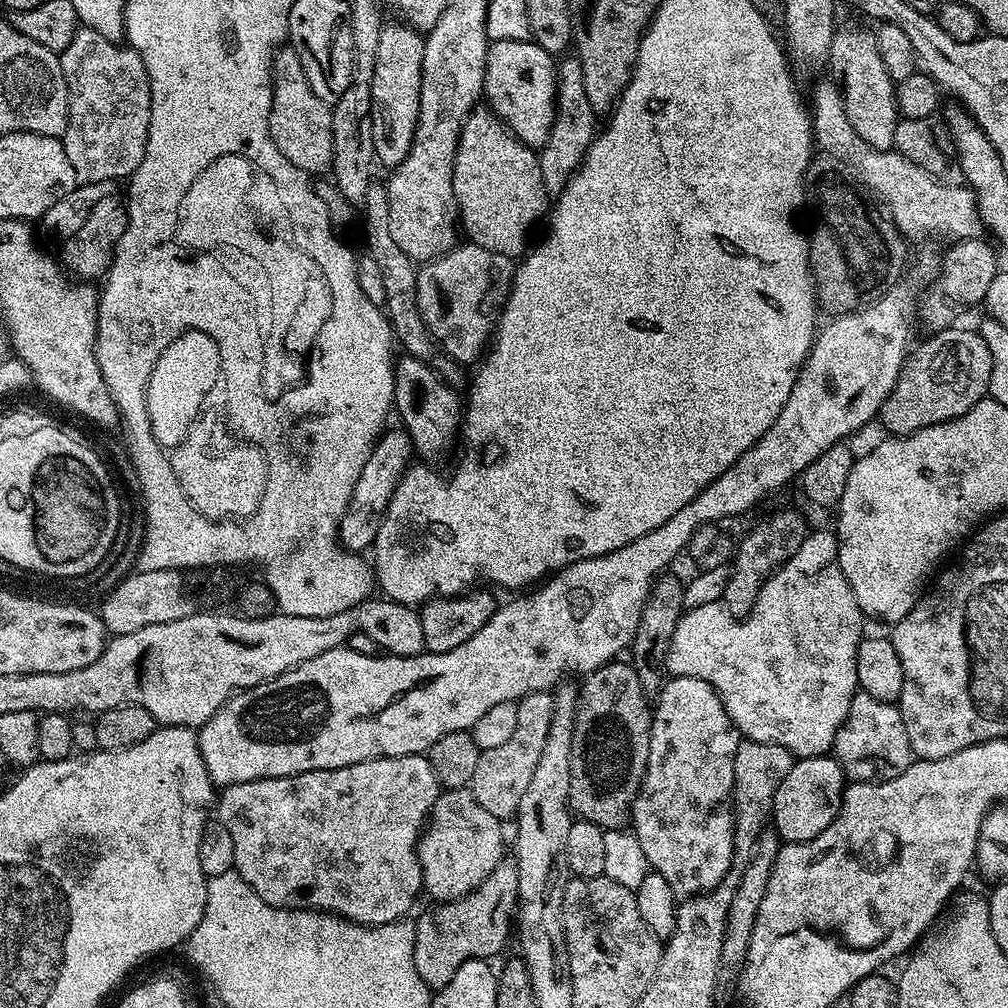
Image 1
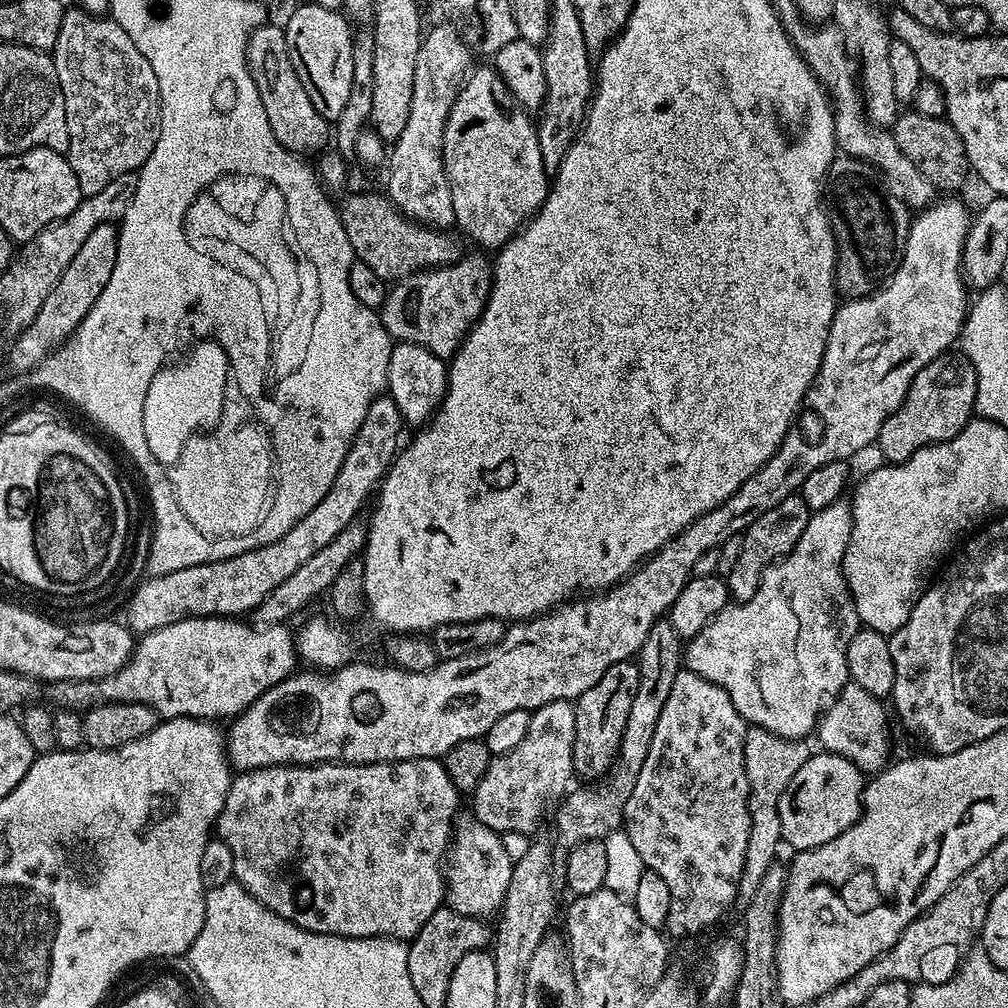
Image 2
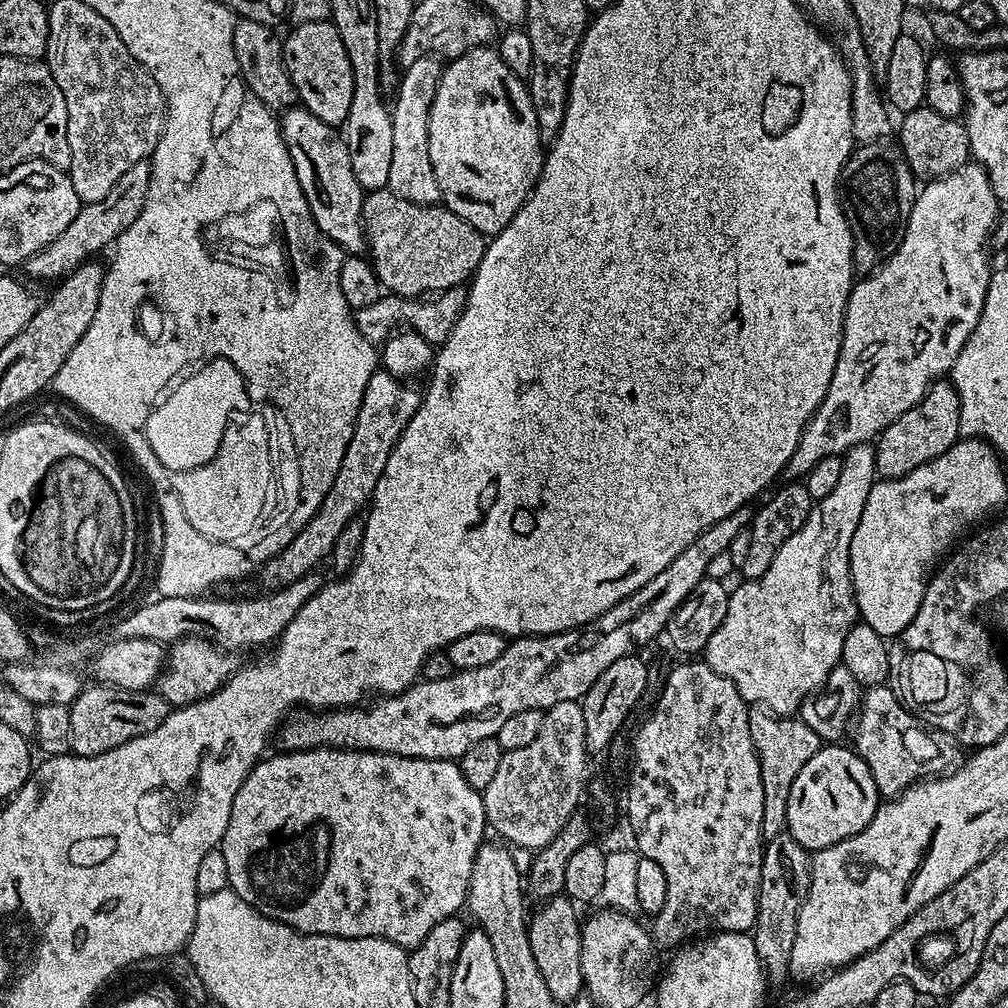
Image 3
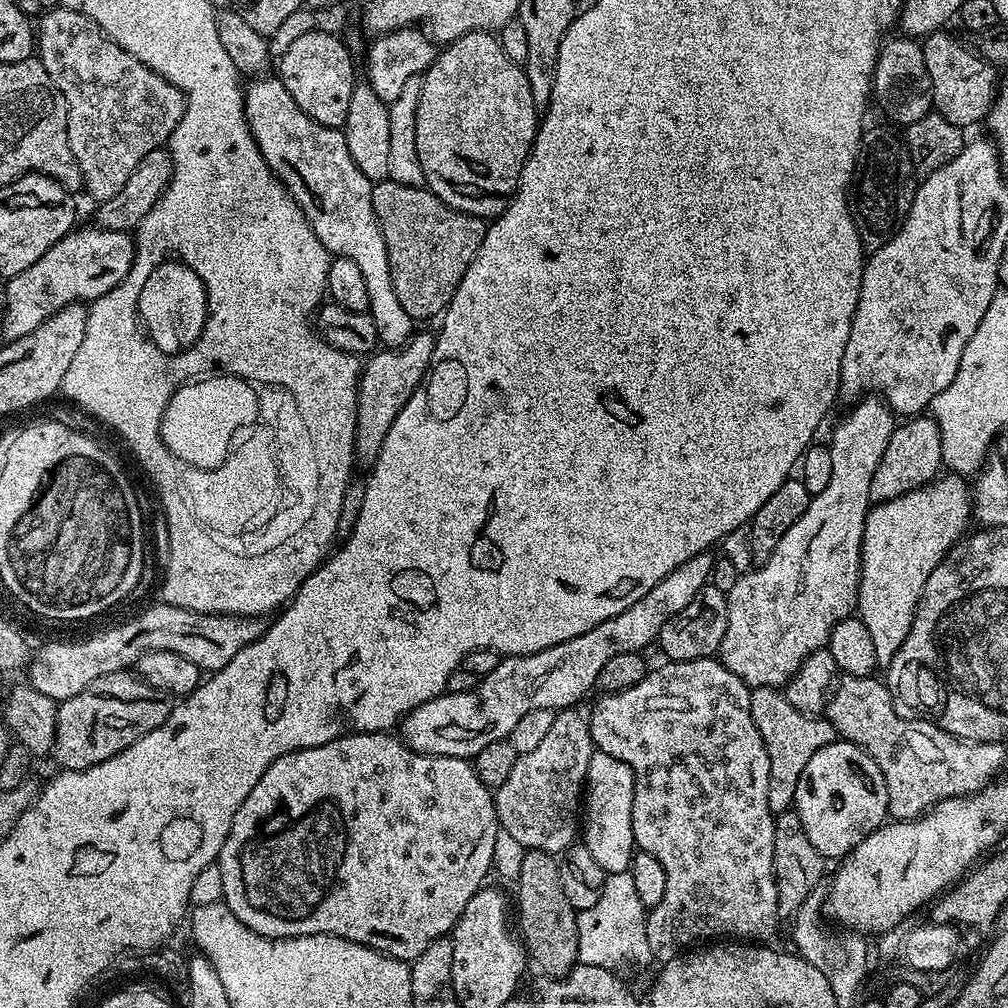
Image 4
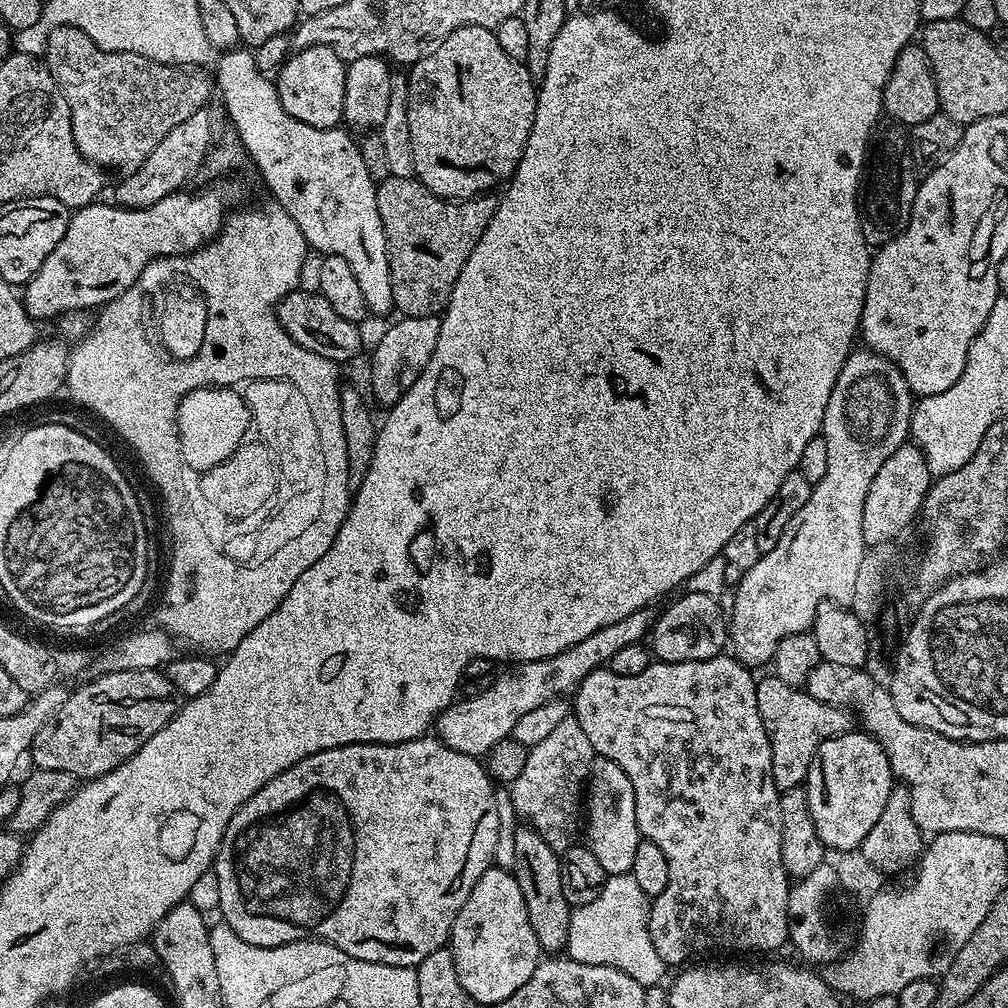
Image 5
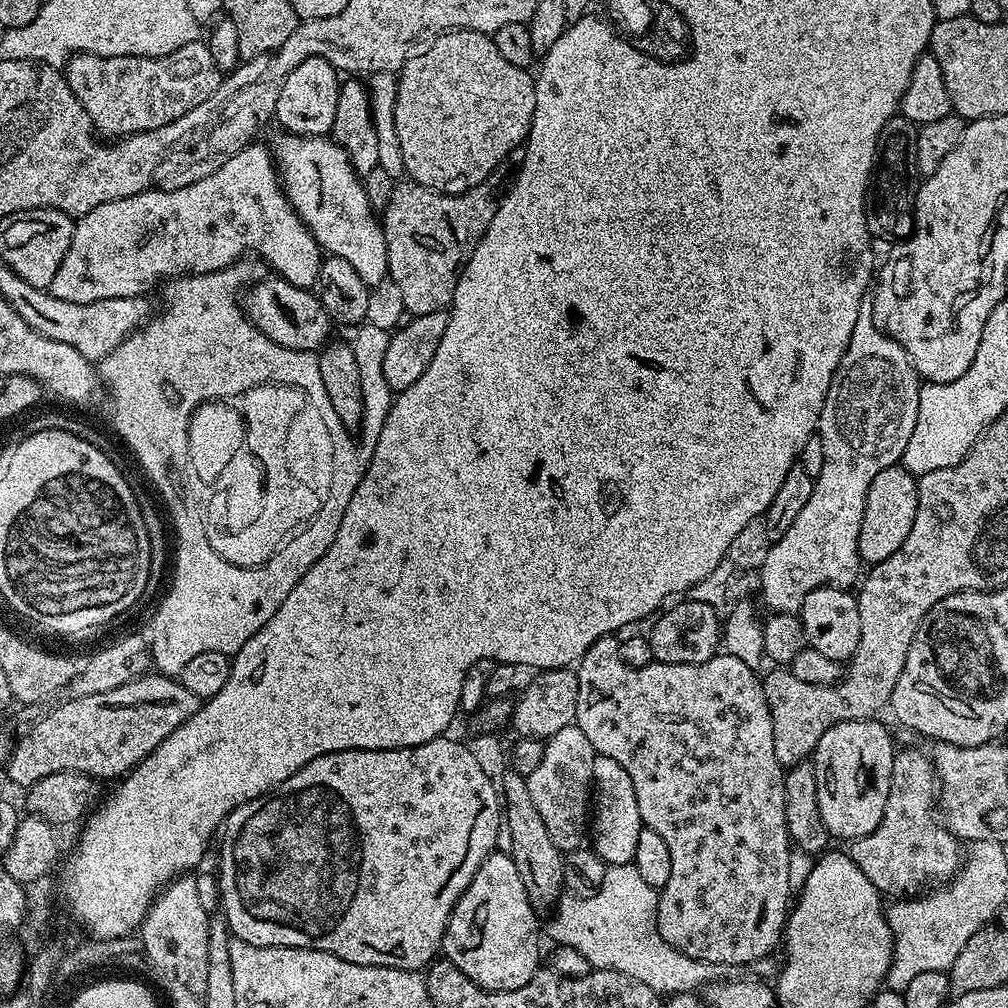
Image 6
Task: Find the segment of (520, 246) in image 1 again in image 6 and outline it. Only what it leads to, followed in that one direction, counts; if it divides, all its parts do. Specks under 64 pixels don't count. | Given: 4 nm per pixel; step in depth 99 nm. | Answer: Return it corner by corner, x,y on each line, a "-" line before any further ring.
457,30
440,36
426,54
410,58
396,77
394,126
398,130
398,146
402,146
405,173
417,184
436,192
463,194
478,187
516,147
517,151
527,141
535,97
533,73
506,62
491,35

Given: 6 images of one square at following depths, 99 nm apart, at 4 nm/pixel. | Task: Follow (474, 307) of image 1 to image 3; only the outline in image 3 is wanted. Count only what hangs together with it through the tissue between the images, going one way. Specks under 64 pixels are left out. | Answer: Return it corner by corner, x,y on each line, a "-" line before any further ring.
463,287
451,288
431,298
405,298
384,294
378,302
374,302
374,306
362,306
355,309
354,315
362,338
366,338
371,344
383,345
394,329
403,325
405,329
422,334
422,338
426,338
428,344
439,346
446,342
450,330
456,328
458,318
464,312
466,301
468,301
468,294

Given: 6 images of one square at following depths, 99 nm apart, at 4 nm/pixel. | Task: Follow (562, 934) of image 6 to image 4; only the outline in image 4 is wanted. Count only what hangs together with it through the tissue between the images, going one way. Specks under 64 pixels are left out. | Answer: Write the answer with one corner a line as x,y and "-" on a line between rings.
631,871
609,874
602,886
602,898
598,898
594,906
579,909
576,921
579,963
616,970
619,964
644,964
652,960
652,951
646,942
646,909
642,902
638,902
638,889
634,886

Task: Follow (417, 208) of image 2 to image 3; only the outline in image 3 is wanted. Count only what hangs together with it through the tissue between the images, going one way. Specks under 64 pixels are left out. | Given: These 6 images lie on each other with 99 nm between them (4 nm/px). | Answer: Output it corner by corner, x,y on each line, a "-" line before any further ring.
423,56
418,62
403,69
404,77
396,88
396,101
391,101
394,126
394,151
390,157
388,189
398,198
406,198
415,204
440,204
438,178
434,178
434,166
430,162
430,106
434,102
436,84
440,80
442,64
436,56

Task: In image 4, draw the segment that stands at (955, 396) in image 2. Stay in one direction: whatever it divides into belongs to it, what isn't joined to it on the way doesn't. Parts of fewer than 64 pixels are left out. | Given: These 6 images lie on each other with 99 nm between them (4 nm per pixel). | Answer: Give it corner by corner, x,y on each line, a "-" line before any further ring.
917,414
905,419
894,430
894,434
890,434
890,442
886,442
878,470
874,470
874,478
870,478
871,503
881,504
920,488
923,484
931,484
941,475
943,462
942,434
931,415

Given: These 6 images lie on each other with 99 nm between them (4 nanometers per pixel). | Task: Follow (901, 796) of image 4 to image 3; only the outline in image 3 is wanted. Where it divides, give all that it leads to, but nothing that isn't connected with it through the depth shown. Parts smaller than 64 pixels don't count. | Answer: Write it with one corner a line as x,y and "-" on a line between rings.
877,686
863,693
854,720
854,732
855,728
854,751
864,759
866,766
870,766
881,797
895,798
911,784
939,777
957,763
957,741
925,726
912,713
904,711
891,687

